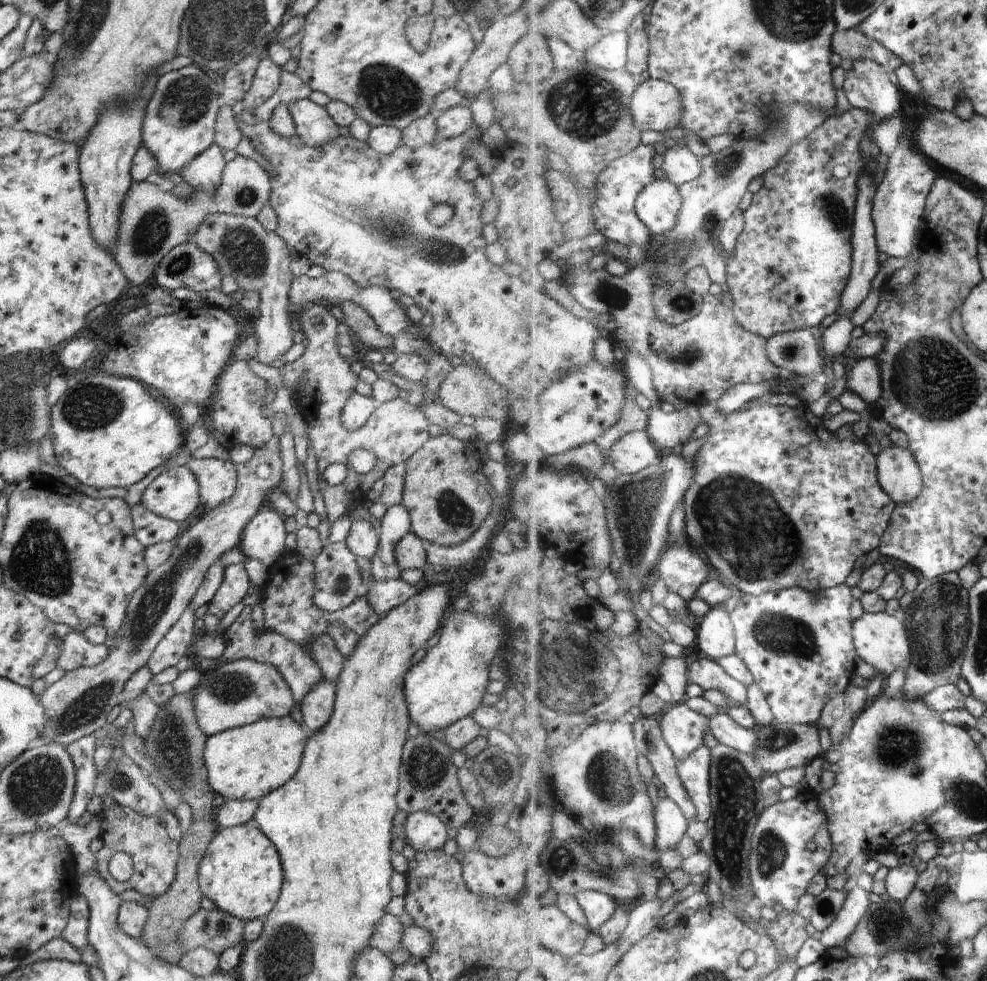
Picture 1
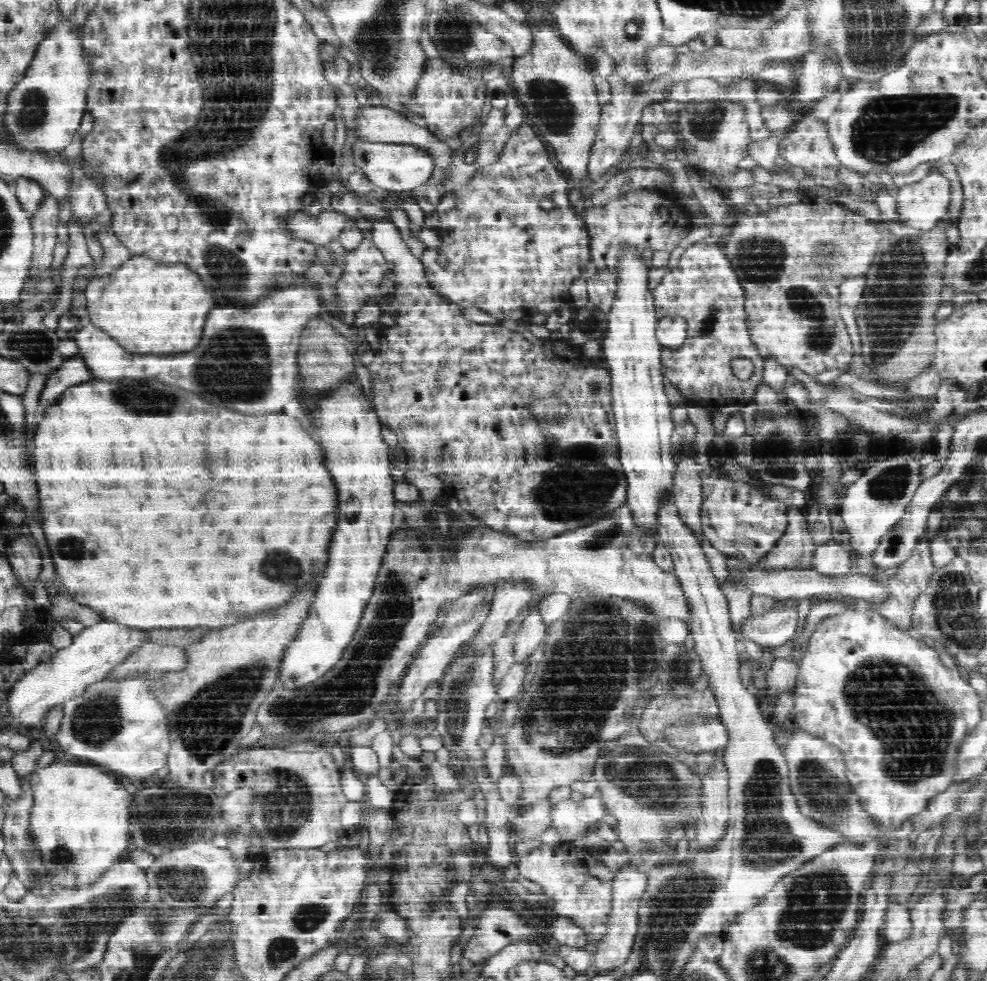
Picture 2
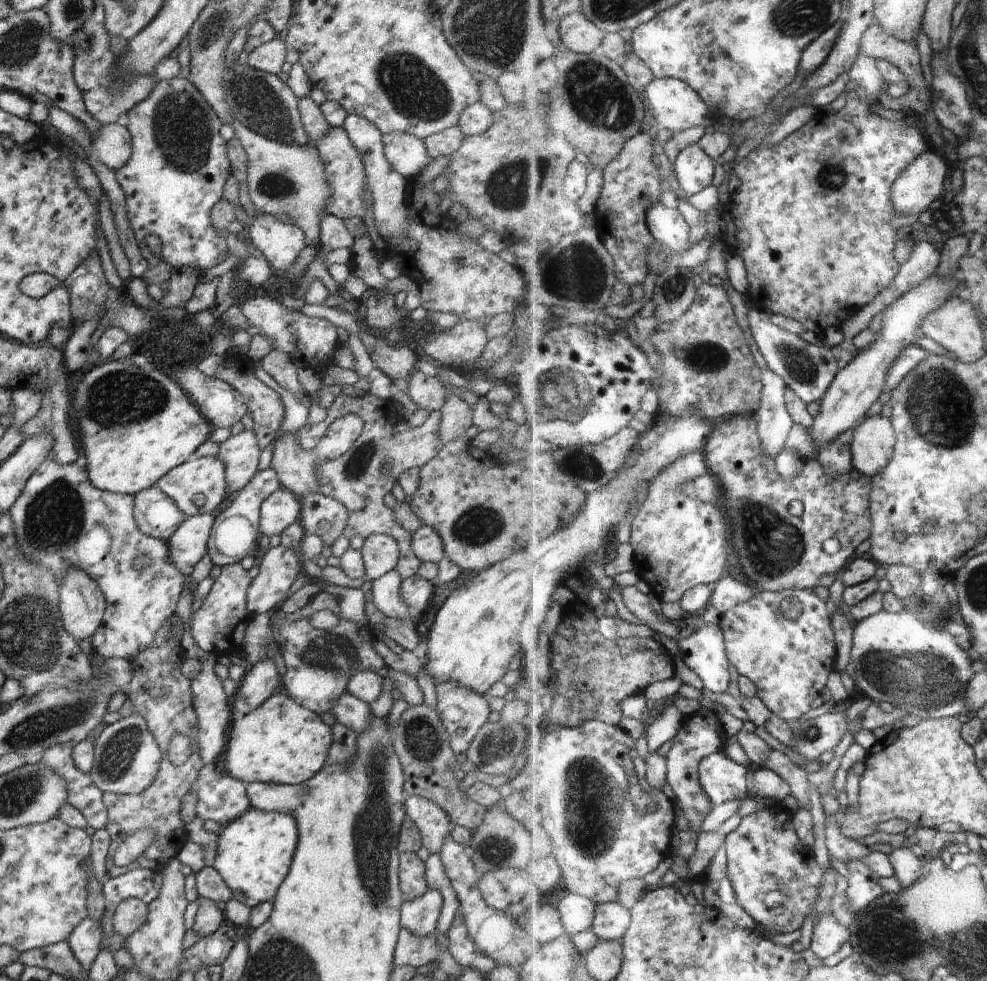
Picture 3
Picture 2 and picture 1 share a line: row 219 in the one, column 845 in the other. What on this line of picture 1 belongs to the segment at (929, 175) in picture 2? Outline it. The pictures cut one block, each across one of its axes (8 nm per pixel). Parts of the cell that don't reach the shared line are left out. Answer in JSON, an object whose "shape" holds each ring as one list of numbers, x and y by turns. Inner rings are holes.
{"shape":[[856,888,849,894,848,902,844,904,838,913,837,919,823,931,821,938,828,950,833,948,846,947,848,940,856,934,856,928,860,926,860,920,866,916,868,908,872,906,872,894,868,890]]}

